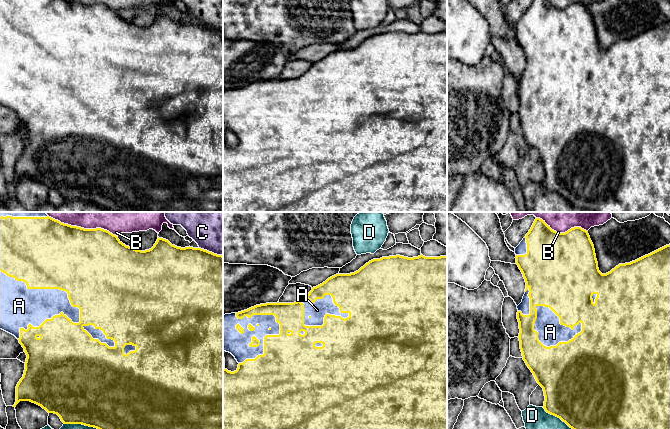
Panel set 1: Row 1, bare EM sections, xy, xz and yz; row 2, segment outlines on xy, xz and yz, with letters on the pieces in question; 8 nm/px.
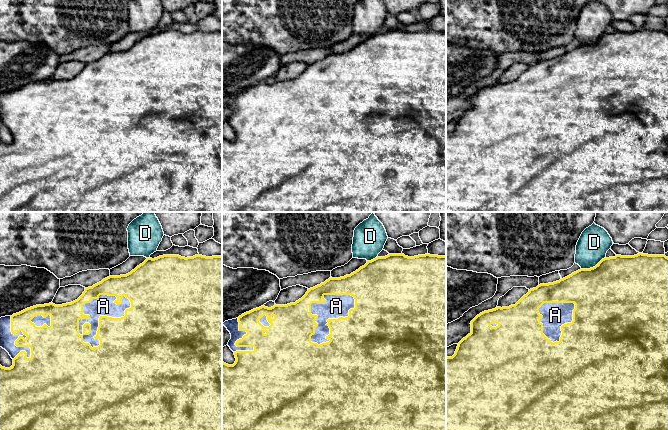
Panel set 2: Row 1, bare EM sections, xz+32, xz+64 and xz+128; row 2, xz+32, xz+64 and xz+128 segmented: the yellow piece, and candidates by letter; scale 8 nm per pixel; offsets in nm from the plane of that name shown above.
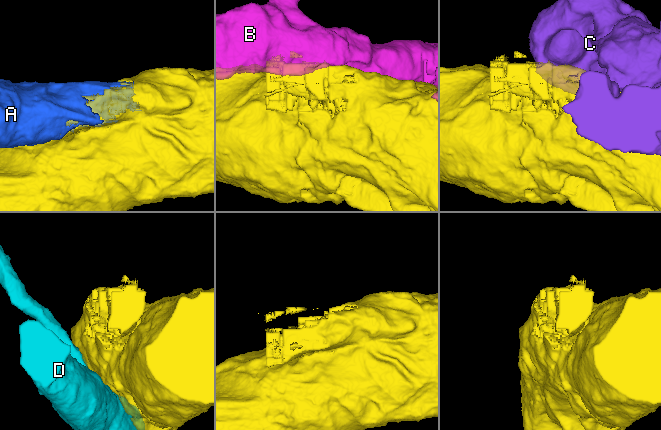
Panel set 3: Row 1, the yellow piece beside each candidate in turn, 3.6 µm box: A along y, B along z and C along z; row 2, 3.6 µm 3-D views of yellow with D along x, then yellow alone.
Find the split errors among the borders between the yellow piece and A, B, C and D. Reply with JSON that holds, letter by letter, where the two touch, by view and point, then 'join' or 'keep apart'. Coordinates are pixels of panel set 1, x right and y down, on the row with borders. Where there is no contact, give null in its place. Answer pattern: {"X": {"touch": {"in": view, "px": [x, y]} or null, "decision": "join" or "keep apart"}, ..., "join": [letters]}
{"A": {"touch": {"in": "xy", "px": [48, 288]}, "decision": "join"}, "B": {"touch": {"in": "xy", "px": [82, 228]}, "decision": "keep apart"}, "C": {"touch": {"in": "xy", "px": [211, 252]}, "decision": "keep apart"}, "D": {"touch": {"in": "yz", "px": [557, 416]}, "decision": "keep apart"}, "join": ["A"]}

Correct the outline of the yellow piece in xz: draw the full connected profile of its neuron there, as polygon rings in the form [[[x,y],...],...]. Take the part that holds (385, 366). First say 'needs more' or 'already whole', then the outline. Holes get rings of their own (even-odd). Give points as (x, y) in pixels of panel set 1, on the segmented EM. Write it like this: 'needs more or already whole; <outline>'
needs more; [[[421,254],[421,255],[420,255],[420,256],[418,256],[418,257],[413,257],[413,258],[408,258],[408,257],[404,257],[404,256],[400,256],[400,255],[396,255],[396,256],[389,256],[389,257],[382,257],[382,258],[380,258],[380,259],[373,259],[373,260],[371,260],[371,261],[369,261],[369,262],[368,262],[368,263],[366,263],[366,264],[365,264],[365,265],[364,265],[364,266],[363,266],[363,267],[361,267],[361,268],[360,268],[360,269],[359,269],[359,270],[358,270],[358,271],[356,271],[356,272],[354,272],[354,273],[350,273],[350,274],[336,274],[336,275],[334,275],[334,276],[332,276],[332,277],[330,277],[330,278],[328,278],[328,279],[327,279],[327,280],[326,280],[326,281],[325,281],[325,282],[323,282],[323,283],[322,283],[322,284],[320,284],[320,285],[318,285],[318,286],[316,286],[316,287],[313,287],[313,288],[312,288],[312,290],[311,290],[311,291],[310,291],[310,292],[309,292],[309,294],[308,294],[308,295],[307,295],[307,296],[306,296],[306,297],[305,297],[305,298],[303,298],[303,299],[301,299],[301,300],[300,300],[300,301],[297,301],[297,302],[294,302],[294,303],[279,303],[279,302],[277,302],[277,303],[266,303],[266,304],[260,304],[260,305],[256,305],[256,306],[254,306],[254,307],[251,307],[251,308],[249,308],[249,309],[247,309],[247,310],[244,310],[244,311],[241,311],[241,312],[238,312],[238,313],[231,313],[231,314],[225,314],[225,315],[223,315],[223,350],[224,350],[224,351],[226,351],[226,352],[229,352],[229,353],[231,353],[231,354],[232,354],[232,355],[233,355],[233,356],[234,356],[234,357],[235,357],[235,359],[236,359],[236,360],[237,360],[237,362],[238,362],[238,363],[239,363],[239,364],[238,364],[238,368],[237,368],[237,370],[236,370],[236,371],[234,371],[234,372],[231,372],[231,371],[228,371],[228,370],[227,370],[227,369],[223,369],[223,429],[447,429],[447,255],[446,255],[446,256],[440,256],[440,257],[425,257],[425,256],[423,256],[423,255],[422,255],[422,254]]]

